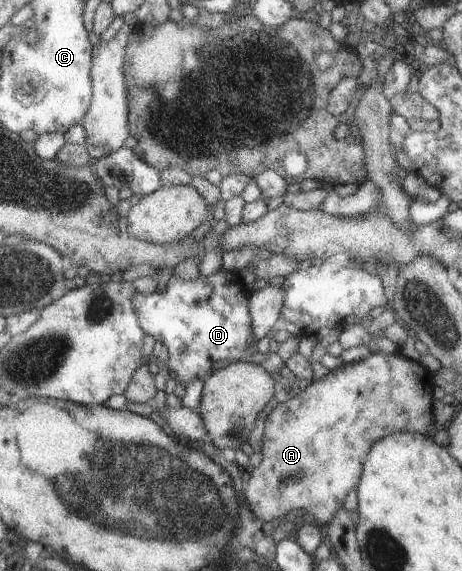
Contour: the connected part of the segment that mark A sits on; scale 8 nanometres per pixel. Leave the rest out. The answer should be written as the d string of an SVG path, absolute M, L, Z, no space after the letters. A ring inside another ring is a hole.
M372 352L365 359L344 363L333 371L328 371L324 377L313 379L292 399L278 403L264 421L260 448L262 459L249 472L243 493L252 515L257 520L277 522L285 514L293 514L300 509L309 519L318 521L318 526L323 528L342 506L346 493L355 489L362 471L364 455L374 441L394 431L410 431L430 437L433 435L435 429L432 427L431 405L434 400L434 384L433 373L420 362L399 352L392 355Z

